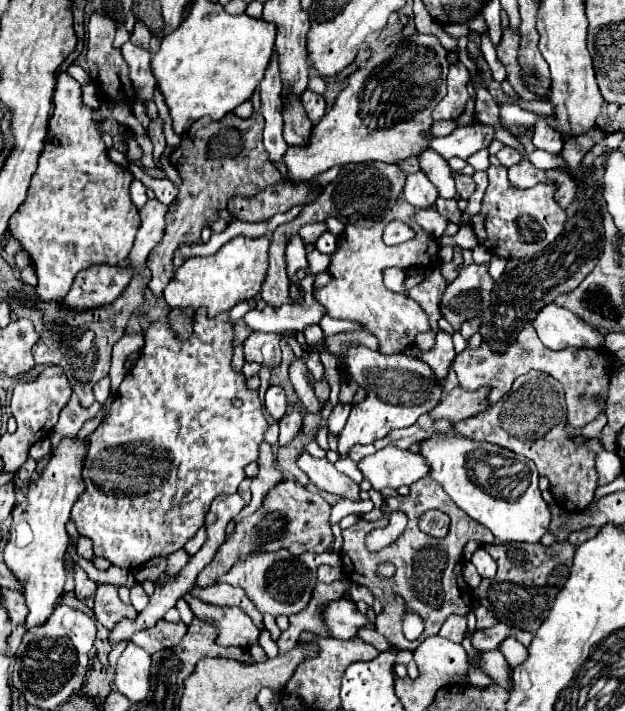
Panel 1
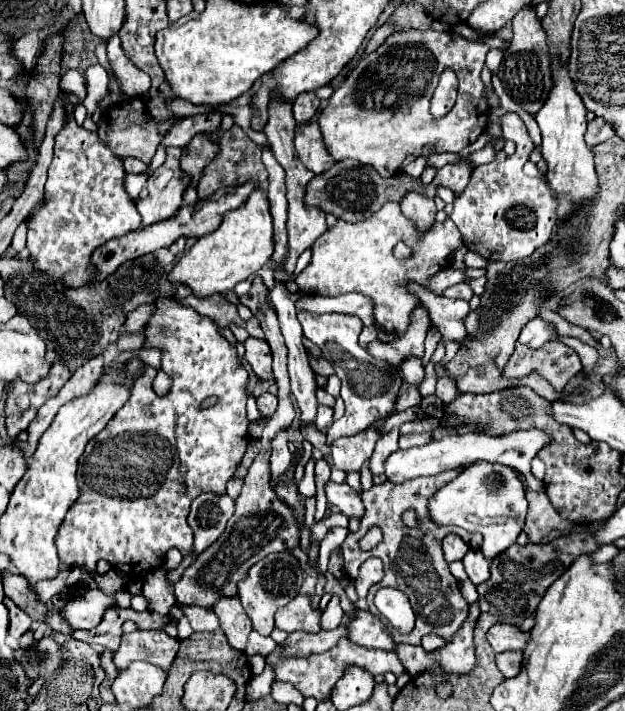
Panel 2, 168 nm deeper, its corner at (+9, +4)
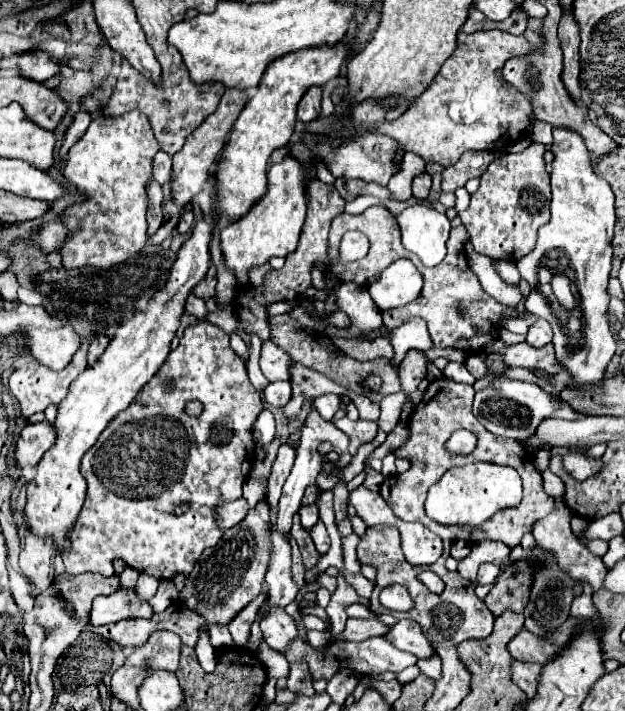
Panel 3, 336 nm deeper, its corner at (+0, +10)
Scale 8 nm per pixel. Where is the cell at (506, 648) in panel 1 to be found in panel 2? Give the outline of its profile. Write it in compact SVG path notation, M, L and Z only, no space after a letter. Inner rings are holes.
M505 651L501 655L497 655L497 667L503 673L505 679L515 677L521 671L523 665L523 653L515 653L515 651Z

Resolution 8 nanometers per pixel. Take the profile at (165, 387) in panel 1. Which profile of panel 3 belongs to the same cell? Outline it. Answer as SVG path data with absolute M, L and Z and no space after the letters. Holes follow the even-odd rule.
M208 321L186 327L178 349L166 357L166 365L162 365L158 377L150 379L150 385L138 393L138 401L130 409L110 421L102 437L82 457L80 469L88 481L88 491L76 525L68 535L72 551L62 553L66 573L78 575L90 571L110 577L114 575L112 561L122 559L138 573L156 579L172 579L176 573L188 575L202 551L214 547L222 537L222 531L214 523L214 505L242 497L242 485L250 475L256 447L252 425L262 409L260 393L248 381L246 363L230 347L230 335ZM170 379L174 381L172 391L166 389L166 381ZM192 399L204 403L200 417L190 417L184 411Z

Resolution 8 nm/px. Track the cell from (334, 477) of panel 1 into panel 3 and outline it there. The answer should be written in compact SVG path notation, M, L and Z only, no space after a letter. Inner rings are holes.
M364 485L356 487L354 491L350 491L350 505L354 505L356 515L368 525L368 527L376 527L376 525L398 525L400 521L396 519L396 515L390 511L390 507L386 505L386 501L382 499L380 493L366 489Z

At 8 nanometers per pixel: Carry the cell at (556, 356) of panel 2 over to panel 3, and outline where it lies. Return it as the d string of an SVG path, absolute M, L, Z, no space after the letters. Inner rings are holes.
M516 343L506 353L506 365L512 367L528 367L528 369L542 369L550 375L556 375L560 371L566 371L564 365L558 365L558 359L554 355L554 345L548 343L540 349L530 347L528 343Z

